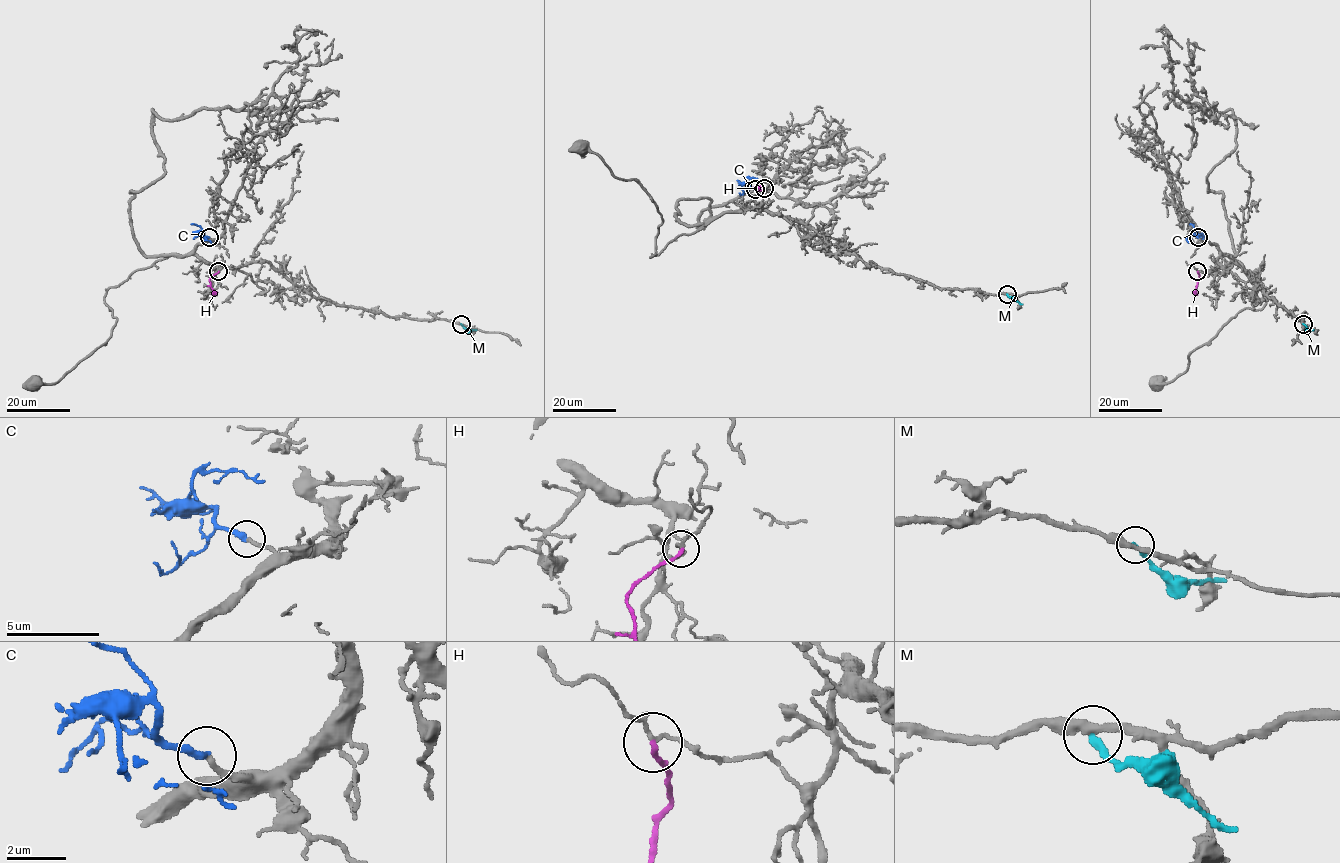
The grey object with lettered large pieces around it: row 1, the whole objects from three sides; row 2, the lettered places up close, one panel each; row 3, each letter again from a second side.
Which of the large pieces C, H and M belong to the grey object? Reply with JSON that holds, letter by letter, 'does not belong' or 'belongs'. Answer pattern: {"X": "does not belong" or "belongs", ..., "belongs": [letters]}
{"C": "belongs", "H": "does not belong", "M": "does not belong", "belongs": ["C"]}

